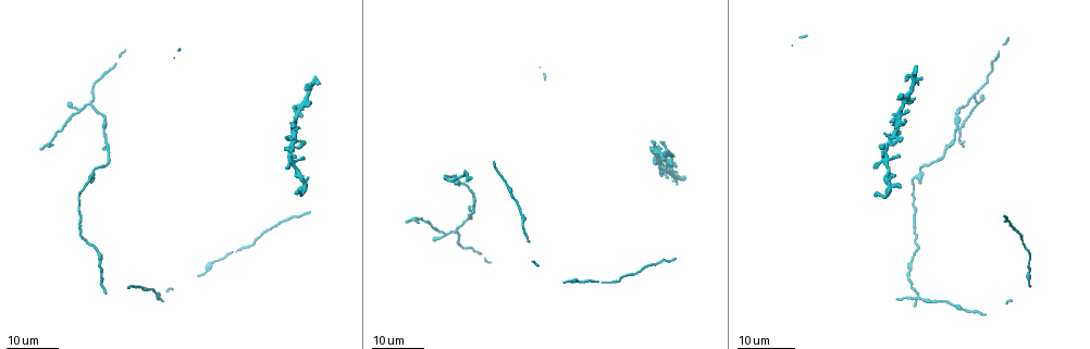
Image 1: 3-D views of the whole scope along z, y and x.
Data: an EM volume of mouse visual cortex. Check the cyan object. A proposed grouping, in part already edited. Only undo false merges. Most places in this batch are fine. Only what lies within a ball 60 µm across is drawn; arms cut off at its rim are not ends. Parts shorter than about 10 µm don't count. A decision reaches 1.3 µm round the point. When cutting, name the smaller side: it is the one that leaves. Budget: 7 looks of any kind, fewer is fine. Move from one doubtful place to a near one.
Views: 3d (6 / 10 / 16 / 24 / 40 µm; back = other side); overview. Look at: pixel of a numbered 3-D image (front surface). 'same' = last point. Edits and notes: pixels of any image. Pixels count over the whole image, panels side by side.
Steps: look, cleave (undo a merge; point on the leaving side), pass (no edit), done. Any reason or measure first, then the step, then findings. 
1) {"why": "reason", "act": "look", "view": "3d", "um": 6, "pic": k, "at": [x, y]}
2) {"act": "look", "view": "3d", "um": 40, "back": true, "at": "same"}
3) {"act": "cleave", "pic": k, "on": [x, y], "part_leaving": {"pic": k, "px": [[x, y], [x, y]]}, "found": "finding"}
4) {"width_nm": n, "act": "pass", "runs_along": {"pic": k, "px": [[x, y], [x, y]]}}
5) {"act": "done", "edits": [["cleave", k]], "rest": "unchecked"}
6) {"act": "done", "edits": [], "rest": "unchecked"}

{"why": "four-way junction", "act": "look", "view": "3d", "um": 24, "pic": 1, "at": [298, 113]}

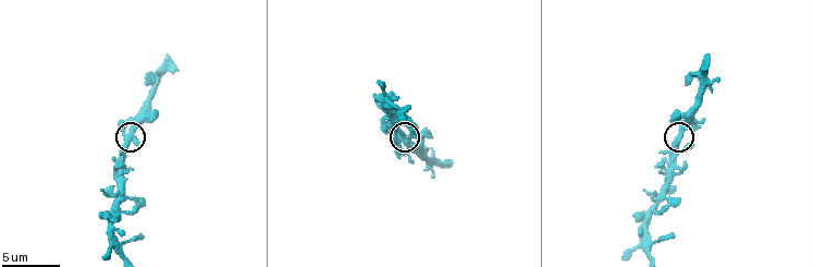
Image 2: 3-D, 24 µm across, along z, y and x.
{"why": "zoom in", "act": "look", "view": "3d", "um": 6, "pic": 2, "at": [127, 131]}

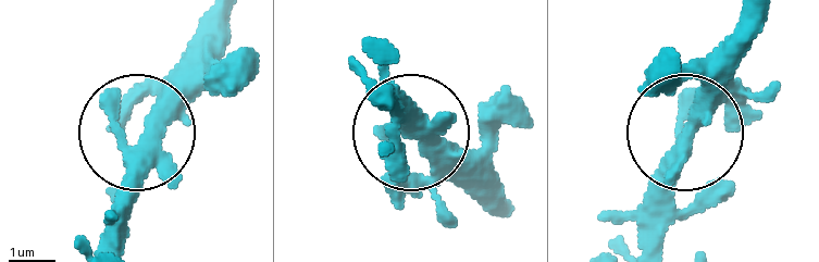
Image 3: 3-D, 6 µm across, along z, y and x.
{"act": "look", "view": "3d", "um": 6, "back": true, "at": "same"}

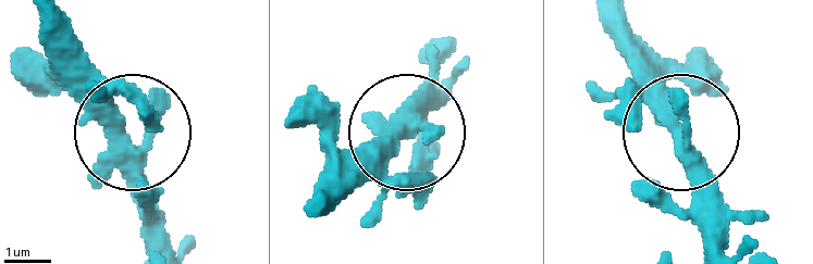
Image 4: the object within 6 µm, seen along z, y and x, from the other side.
{"width_nm": 340, "act": "pass", "found": "all the same neuron"}

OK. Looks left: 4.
{"why": "sudden change in width", "act": "look", "view": "3d", "um": 24, "pic": 1, "at": [912, 181]}

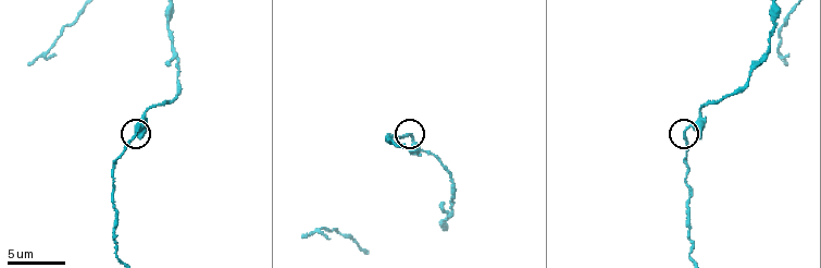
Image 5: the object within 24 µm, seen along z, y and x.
{"act": "look", "view": "3d", "um": 6, "pic": 5, "at": [684, 131]}

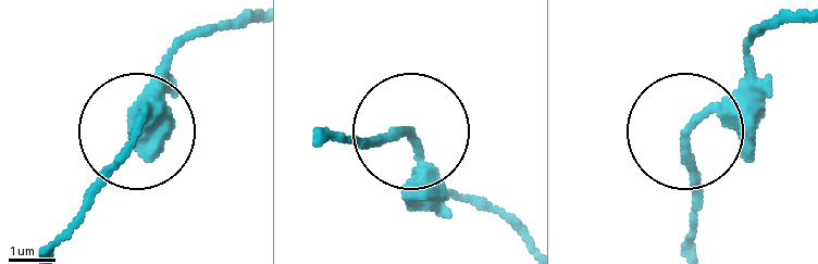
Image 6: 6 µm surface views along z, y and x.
{"width_nm": 140, "act": "pass", "runs_along": {"pic": 6, "px": [[54, 240], [133, 135], [168, 58]]}, "found": "all the same neuron"}

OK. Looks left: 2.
{"why": "three-way junction", "act": "look", "view": "3d", "um": 16, "pic": 1, "at": [88, 105]}

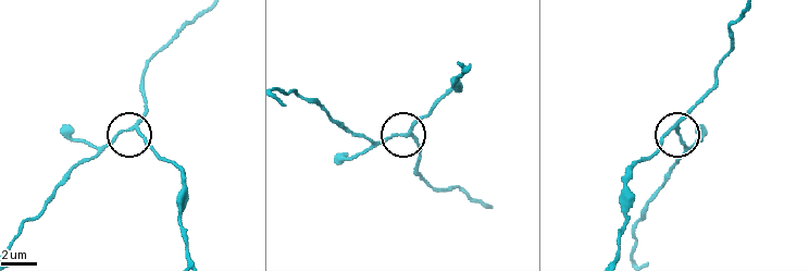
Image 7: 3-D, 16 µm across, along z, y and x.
{"why": "zoom in", "act": "look", "view": "3d", "um": 10, "pic": 7, "at": [404, 135]}

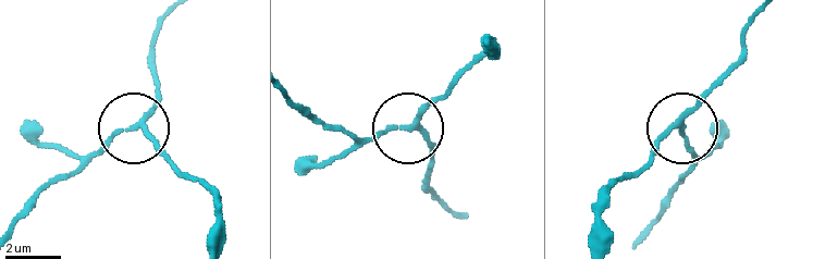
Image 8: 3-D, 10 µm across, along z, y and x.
{"arms": 3, "act": "pass", "runs_along": {"pic": 8, "px": [[490, 39], [413, 123], [352, 137]]}, "found": "continuous, no second neuron"}

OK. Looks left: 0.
{"act": "done", "edits": [], "rest": "unchecked"}

